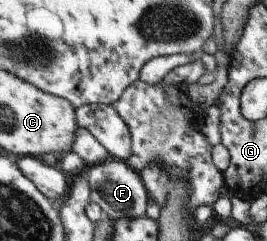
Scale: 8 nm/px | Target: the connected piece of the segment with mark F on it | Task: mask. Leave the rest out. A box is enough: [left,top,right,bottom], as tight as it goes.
[84,157,148,220]

